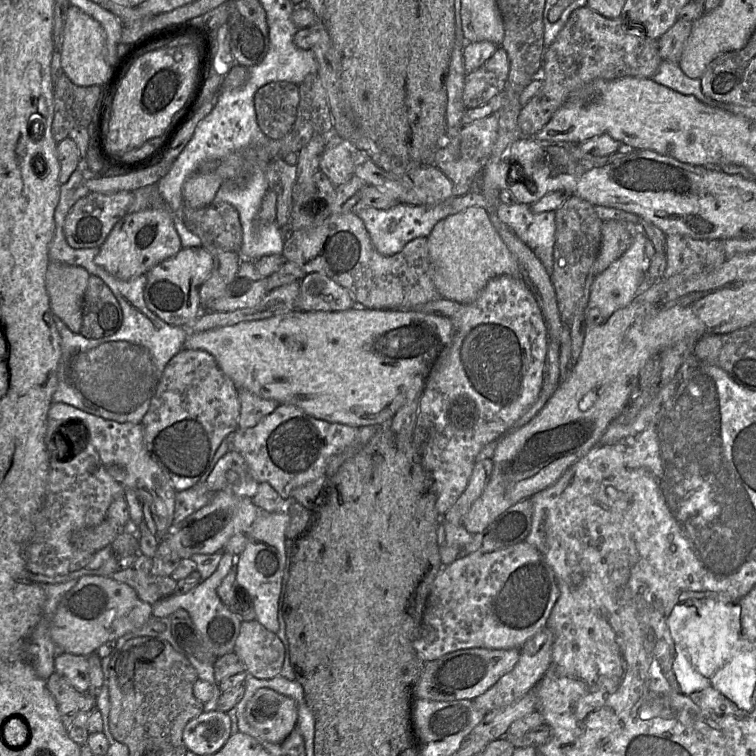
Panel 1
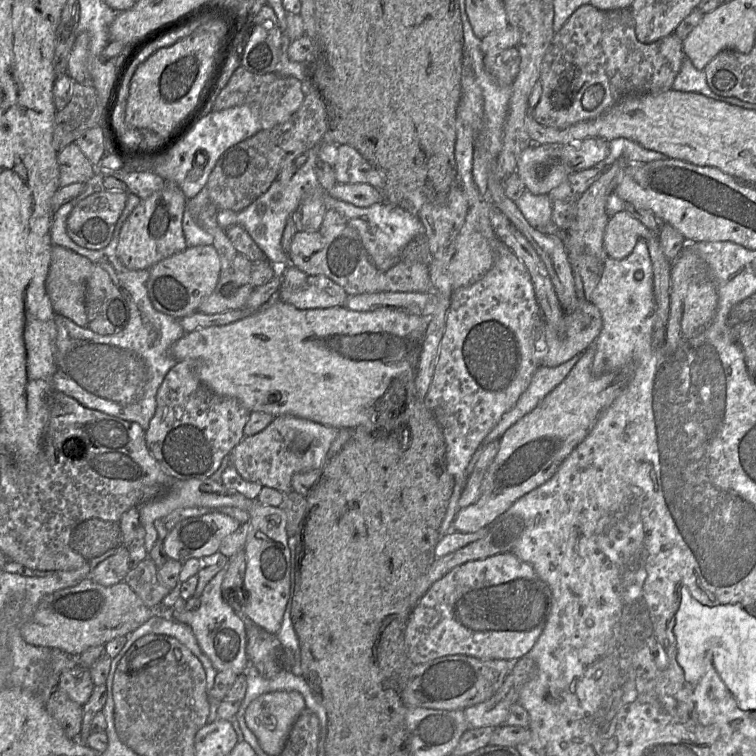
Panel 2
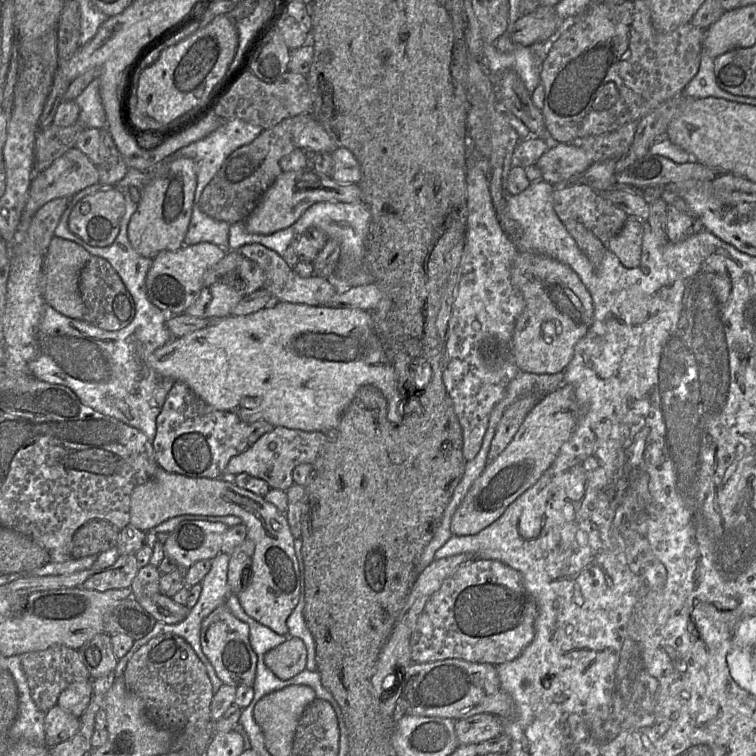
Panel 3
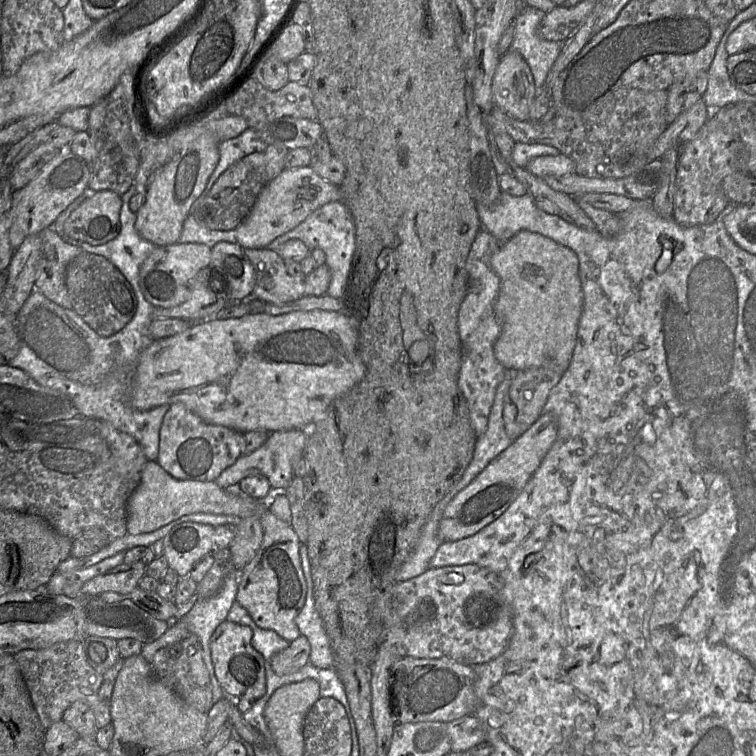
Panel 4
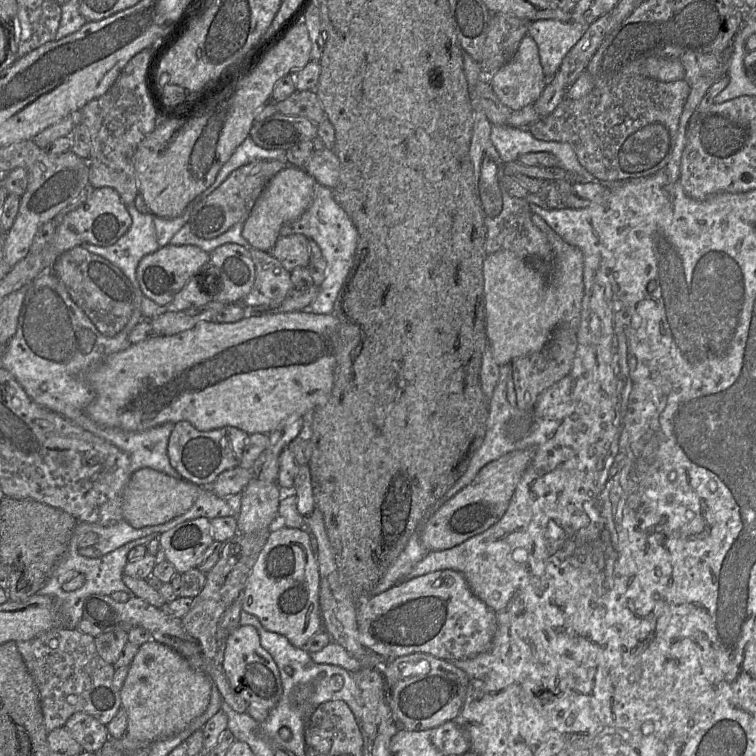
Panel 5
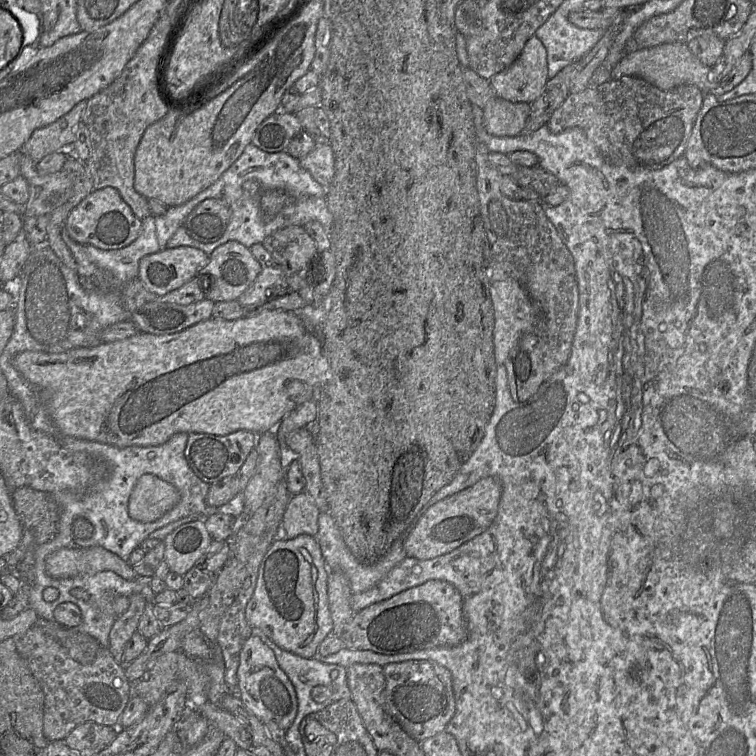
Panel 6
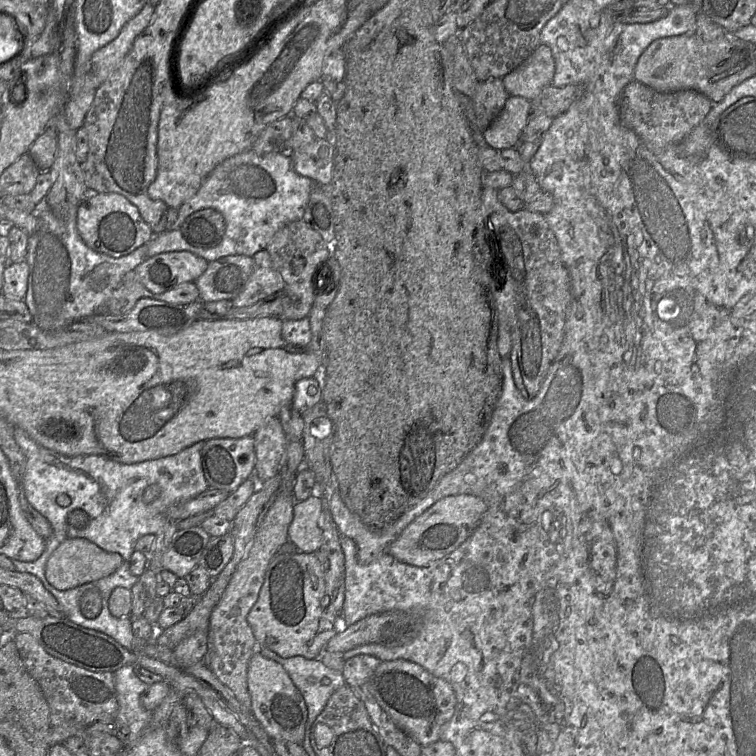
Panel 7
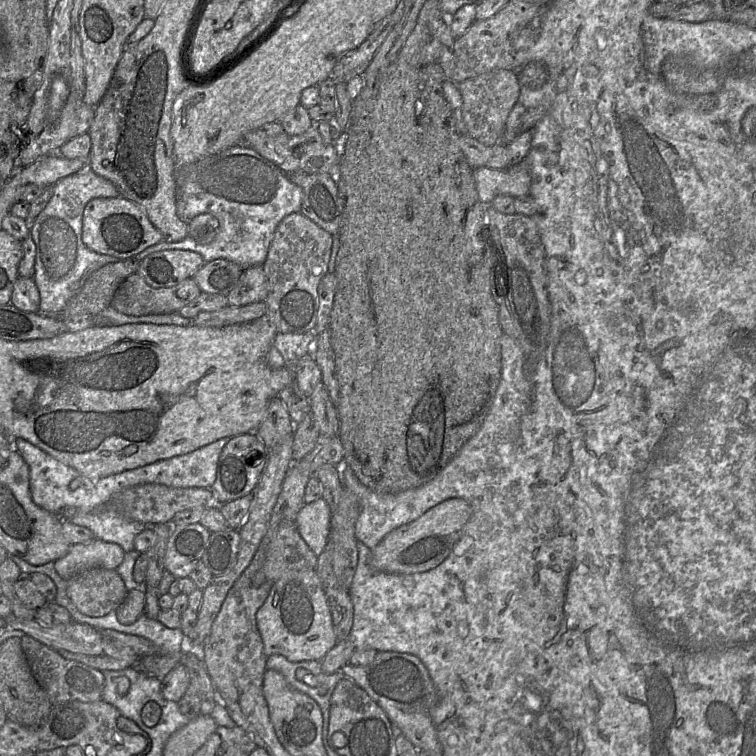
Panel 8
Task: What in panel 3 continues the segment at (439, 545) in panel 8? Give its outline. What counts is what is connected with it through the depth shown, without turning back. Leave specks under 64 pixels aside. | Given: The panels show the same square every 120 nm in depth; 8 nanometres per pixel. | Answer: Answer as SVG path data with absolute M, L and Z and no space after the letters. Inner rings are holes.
M561 384L548 395L544 395L526 416L506 449L496 460L489 461L469 489L452 517L452 535L475 535L499 519L552 466L561 448L570 439L576 423L577 403L572 385Z

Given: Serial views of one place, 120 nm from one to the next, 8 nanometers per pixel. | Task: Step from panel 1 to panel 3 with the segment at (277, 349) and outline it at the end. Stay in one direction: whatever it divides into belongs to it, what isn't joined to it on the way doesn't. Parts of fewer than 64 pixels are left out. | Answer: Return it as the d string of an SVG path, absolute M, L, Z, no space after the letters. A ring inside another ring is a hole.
M273 301L267 307L252 314L227 316L211 321L208 326L202 329L178 338L172 338L168 343L152 353L150 356L150 365L160 377L186 384L198 397L213 408L234 413L248 425L257 421L266 421L273 427L285 427L307 432L334 433L339 425L341 415L352 402L357 391L364 385L373 385L382 392L388 402L387 418L392 425L398 425L404 418L404 404L400 404L400 410L395 409L401 399L397 387L396 372L388 361L382 344L375 332L372 312L360 309L331 308L327 306L311 306Z

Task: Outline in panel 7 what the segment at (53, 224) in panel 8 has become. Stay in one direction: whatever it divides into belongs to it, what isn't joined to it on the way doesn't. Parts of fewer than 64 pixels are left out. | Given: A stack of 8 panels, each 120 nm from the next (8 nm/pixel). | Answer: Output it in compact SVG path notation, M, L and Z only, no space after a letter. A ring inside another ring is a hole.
M41 205L35 212L38 220L37 229L28 236L26 256L28 286L23 300L32 316L31 322L45 331L58 330L74 321L83 320L96 313L104 313L113 291L118 287L123 276L148 258L148 243L138 247L130 254L118 258L97 252L88 247L77 231L77 209L78 205L73 205L69 207L66 216L56 217L49 208Z

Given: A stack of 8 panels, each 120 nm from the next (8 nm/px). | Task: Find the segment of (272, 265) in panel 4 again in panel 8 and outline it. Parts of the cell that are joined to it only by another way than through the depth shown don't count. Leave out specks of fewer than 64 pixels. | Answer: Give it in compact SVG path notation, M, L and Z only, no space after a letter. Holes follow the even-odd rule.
M262 265L243 270L236 287L227 295L228 306L245 306L265 301L267 278Z

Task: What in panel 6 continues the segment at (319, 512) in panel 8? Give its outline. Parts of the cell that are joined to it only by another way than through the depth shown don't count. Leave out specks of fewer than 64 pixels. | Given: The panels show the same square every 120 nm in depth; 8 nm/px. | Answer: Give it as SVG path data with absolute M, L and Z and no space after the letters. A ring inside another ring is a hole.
M307 493L291 495L283 513L279 537L293 539L299 535L309 535L315 538L319 511Z

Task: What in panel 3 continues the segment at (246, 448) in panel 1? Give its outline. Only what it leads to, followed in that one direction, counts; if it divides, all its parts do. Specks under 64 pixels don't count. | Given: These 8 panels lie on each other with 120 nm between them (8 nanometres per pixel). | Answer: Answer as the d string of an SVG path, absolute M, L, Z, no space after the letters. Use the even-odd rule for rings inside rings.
M274 427L261 436L254 444L233 457L227 464L223 476L246 473L267 482L271 489L287 491L293 484L292 472L300 464L313 464L328 441L329 434L307 432L285 427Z

